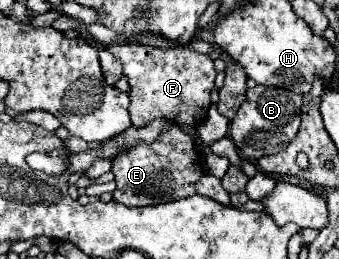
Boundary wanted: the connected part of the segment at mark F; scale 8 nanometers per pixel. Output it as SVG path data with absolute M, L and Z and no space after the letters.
M114 44L110 52L122 62L124 76L130 82L130 118L136 128L144 128L152 120L196 126L206 118L216 78L214 62L208 56L190 48L160 50L140 44Z

